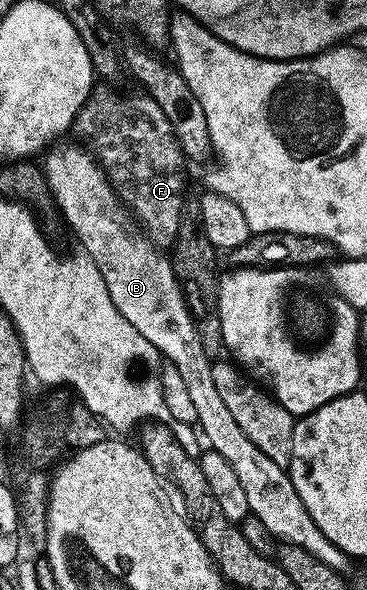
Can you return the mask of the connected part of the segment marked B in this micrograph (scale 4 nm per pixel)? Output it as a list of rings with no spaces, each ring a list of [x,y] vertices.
[[[59,143],[45,153],[44,173],[57,211],[62,211],[67,226],[78,235],[81,251],[96,262],[116,310],[120,310],[120,314],[124,314],[124,318],[128,318],[128,322],[132,322],[132,326],[136,326],[136,330],[140,330],[140,334],[156,346],[163,361],[178,372],[180,378],[184,378],[196,406],[197,427],[205,443],[207,440],[209,447],[236,470],[248,497],[250,515],[260,518],[260,522],[264,522],[264,526],[268,526],[279,541],[308,550],[312,558],[324,562],[324,566],[332,566],[332,570],[349,573],[351,557],[328,542],[320,526],[316,526],[289,471],[276,466],[276,462],[272,462],[272,458],[268,458],[268,454],[264,454],[264,450],[260,450],[260,446],[256,446],[256,442],[240,430],[236,418],[232,418],[228,406],[224,406],[224,398],[220,398],[220,390],[216,390],[216,378],[212,378],[214,364],[202,345],[203,333],[190,315],[190,307],[174,273],[171,257],[159,251],[145,235],[138,237],[122,225],[126,220],[122,215],[124,208],[102,165],[85,147],[77,148],[66,143]]]

